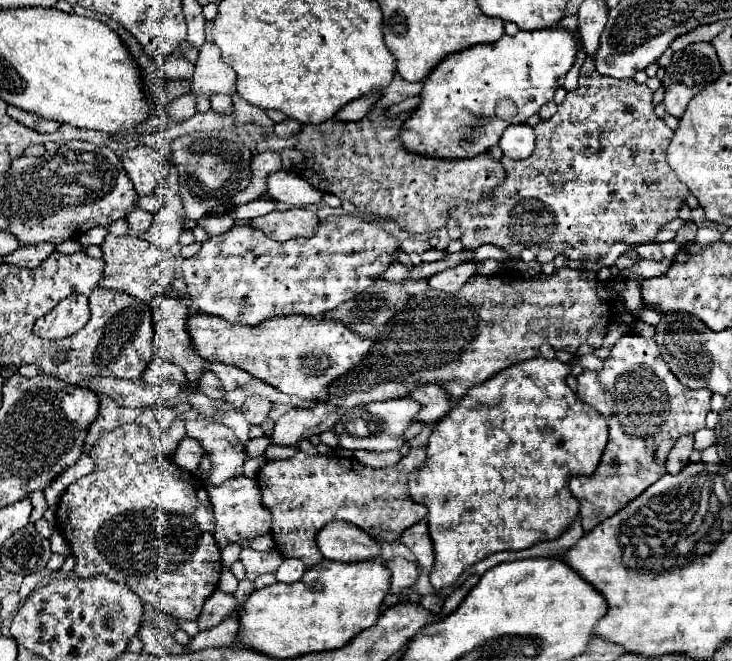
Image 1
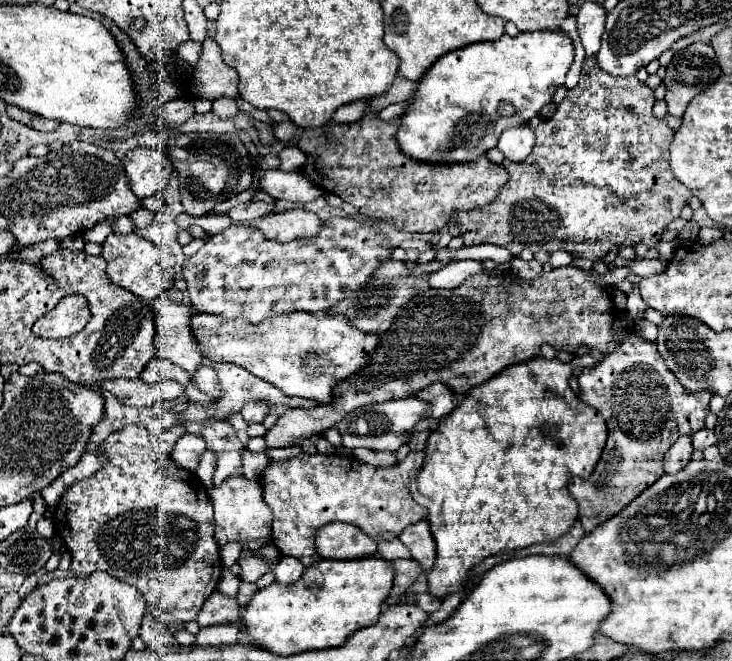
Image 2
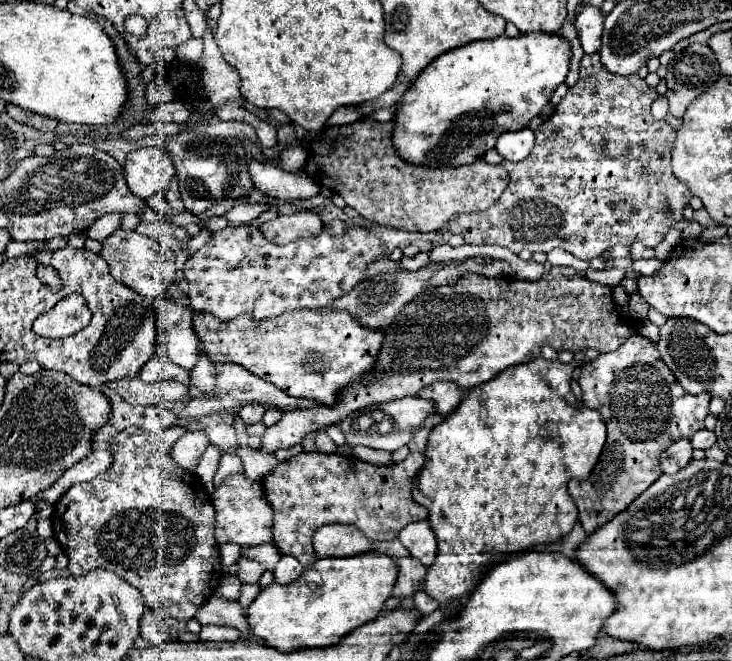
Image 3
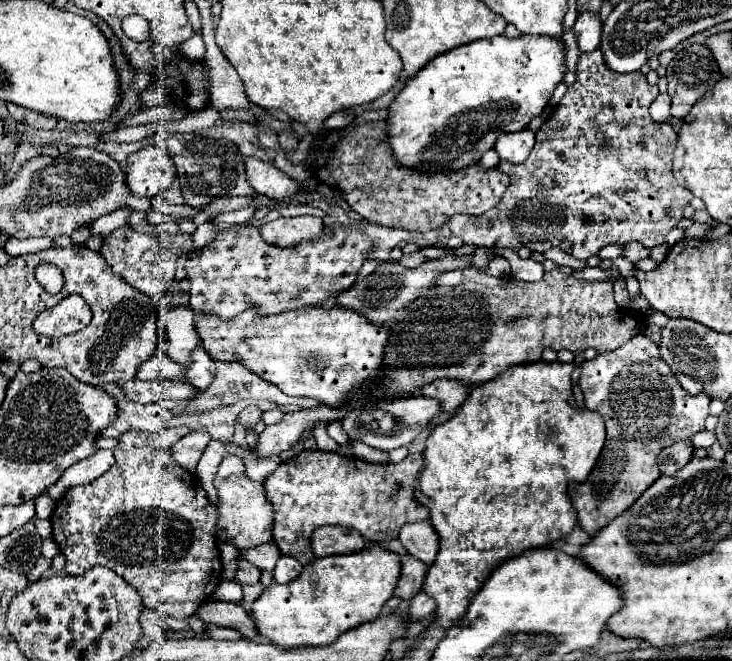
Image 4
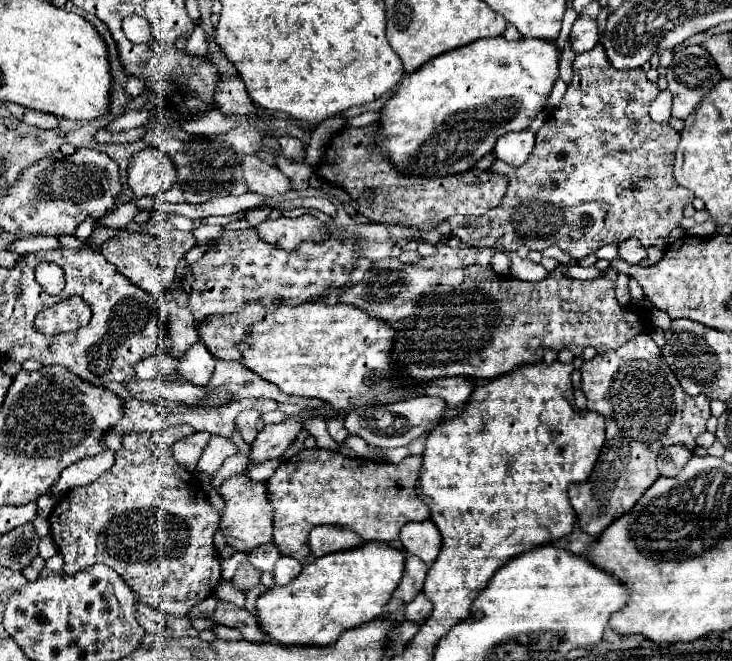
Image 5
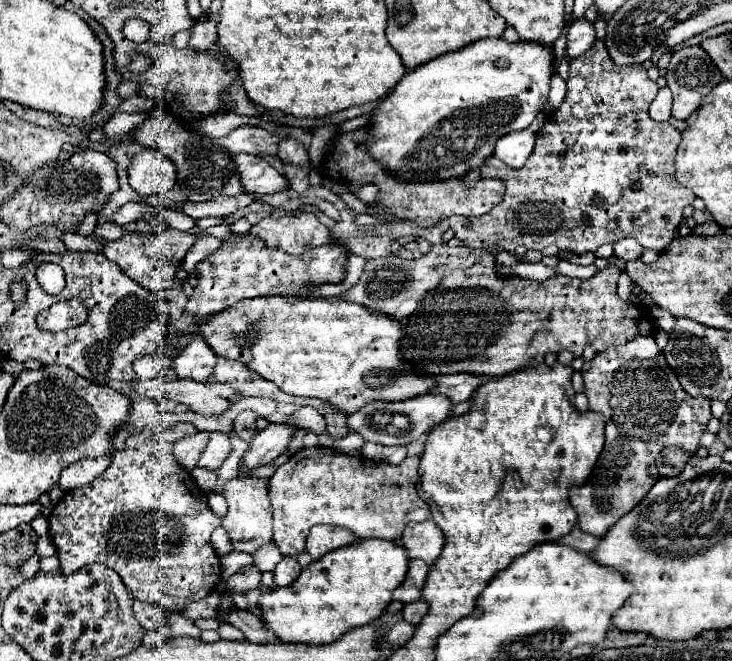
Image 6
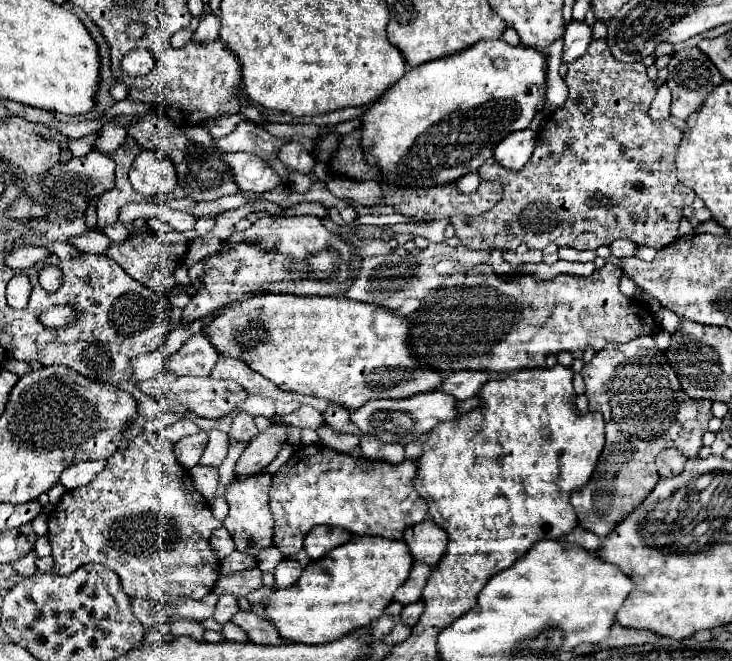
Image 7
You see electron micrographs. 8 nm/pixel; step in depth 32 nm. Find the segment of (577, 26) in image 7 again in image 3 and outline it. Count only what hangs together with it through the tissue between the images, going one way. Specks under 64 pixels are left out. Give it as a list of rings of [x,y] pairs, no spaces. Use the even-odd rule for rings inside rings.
[[[584,4],[576,16],[576,28],[586,54],[594,54],[600,50],[600,38],[604,28],[604,14],[600,8],[592,4]]]

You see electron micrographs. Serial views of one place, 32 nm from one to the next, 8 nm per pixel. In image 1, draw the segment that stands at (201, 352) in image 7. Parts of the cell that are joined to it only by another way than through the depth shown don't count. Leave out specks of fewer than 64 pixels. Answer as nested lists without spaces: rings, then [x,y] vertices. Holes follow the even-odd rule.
[[[206,370],[206,372],[202,374],[202,378],[200,378],[200,390],[202,390],[208,398],[224,400],[224,388],[222,388],[218,376],[212,374],[212,372],[208,372],[208,370]]]

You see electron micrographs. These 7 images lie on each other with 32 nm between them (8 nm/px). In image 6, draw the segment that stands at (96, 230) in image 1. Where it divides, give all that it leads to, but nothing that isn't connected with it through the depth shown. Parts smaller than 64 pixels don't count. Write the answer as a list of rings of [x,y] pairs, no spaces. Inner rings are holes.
[[[128,202],[128,204],[124,204],[114,216],[112,216],[112,224],[118,224],[118,226],[124,226],[124,224],[130,224],[130,222],[134,222],[134,220],[138,220],[144,212],[152,212],[152,214],[158,214],[158,210],[156,208],[152,208],[150,210],[150,206],[146,206],[146,208],[140,208],[140,204],[138,202]]]

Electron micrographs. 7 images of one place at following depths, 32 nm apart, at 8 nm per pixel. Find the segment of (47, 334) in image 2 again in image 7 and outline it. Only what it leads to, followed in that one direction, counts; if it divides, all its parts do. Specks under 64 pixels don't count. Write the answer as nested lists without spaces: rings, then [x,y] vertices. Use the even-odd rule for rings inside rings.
[[[60,304],[60,306],[50,306],[46,312],[40,314],[40,322],[46,328],[64,328],[74,324],[78,318],[78,310],[72,304]]]

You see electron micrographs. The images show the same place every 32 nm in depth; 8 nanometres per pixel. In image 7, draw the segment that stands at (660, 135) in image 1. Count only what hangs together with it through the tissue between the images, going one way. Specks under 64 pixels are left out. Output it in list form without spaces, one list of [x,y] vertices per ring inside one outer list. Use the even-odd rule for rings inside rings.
[[[594,40],[590,44],[590,48],[586,50],[584,56],[580,56],[576,62],[572,62],[568,66],[568,76],[566,76],[566,86],[568,86],[568,100],[546,120],[546,124],[542,126],[542,130],[538,132],[538,140],[536,140],[536,148],[534,154],[530,156],[528,164],[520,170],[520,172],[508,172],[508,168],[496,164],[496,158],[488,160],[488,164],[484,164],[484,168],[480,168],[480,178],[482,180],[498,180],[504,186],[504,198],[488,212],[480,214],[480,216],[452,216],[450,224],[456,230],[456,236],[460,238],[460,242],[470,248],[470,250],[516,250],[520,244],[526,244],[528,248],[538,248],[544,250],[548,246],[548,242],[554,242],[558,246],[568,246],[568,248],[576,248],[576,250],[596,250],[600,246],[612,244],[618,238],[630,238],[634,242],[638,242],[640,246],[650,246],[650,248],[666,248],[668,244],[672,244],[678,238],[678,222],[682,218],[682,210],[686,206],[690,206],[696,198],[694,190],[684,186],[678,178],[676,178],[676,166],[674,166],[674,158],[682,140],[682,132],[666,122],[658,122],[654,124],[652,118],[648,116],[648,108],[656,96],[658,86],[648,78],[646,74],[646,66],[642,62],[634,62],[634,64],[622,64],[616,62],[610,52],[608,52],[608,44],[604,40]]]

